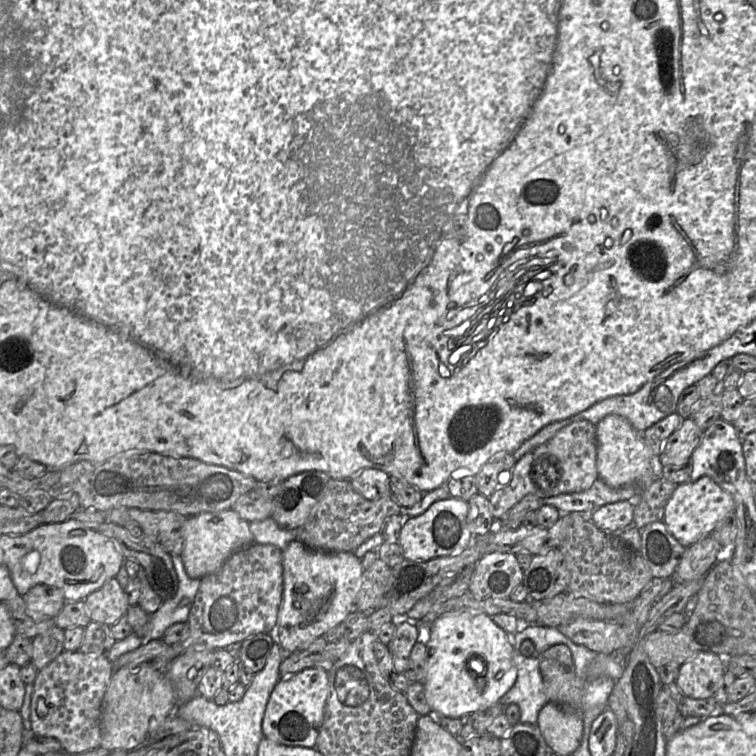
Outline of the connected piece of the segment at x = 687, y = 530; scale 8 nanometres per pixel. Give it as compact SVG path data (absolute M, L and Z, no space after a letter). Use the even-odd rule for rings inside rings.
M702 476L695 481L678 484L664 510L663 523L674 538L687 547L707 535L711 535L717 524L729 513L734 513L732 496L712 478Z

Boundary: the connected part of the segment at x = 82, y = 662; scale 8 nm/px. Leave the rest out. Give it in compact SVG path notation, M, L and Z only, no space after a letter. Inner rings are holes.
M63 651L38 671L33 682L29 730L33 735L58 740L64 752L80 754L101 747L102 702L114 672L106 657Z

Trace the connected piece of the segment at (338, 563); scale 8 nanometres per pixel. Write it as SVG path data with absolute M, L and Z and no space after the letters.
M296 539L282 551L282 564L283 594L277 629L280 647L291 654L343 623L354 610L364 569L353 552L314 551Z

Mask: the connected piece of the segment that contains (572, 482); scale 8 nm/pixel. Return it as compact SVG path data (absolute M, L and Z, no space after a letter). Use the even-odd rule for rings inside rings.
M579 420L563 427L548 442L516 461L508 483L499 486L489 497L492 515L496 520L501 519L529 494L543 499L589 489L598 479L596 454L594 424L587 420Z

